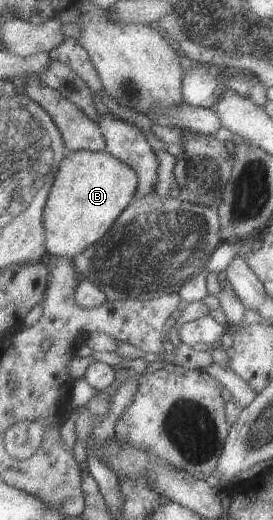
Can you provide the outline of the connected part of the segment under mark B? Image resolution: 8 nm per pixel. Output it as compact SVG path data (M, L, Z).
M89 150L67 152L59 162L52 180L53 183L42 209L45 253L69 259L100 239L112 226L115 218L133 200L132 195L137 185L135 172L128 165L121 163L105 151L90 152Z

